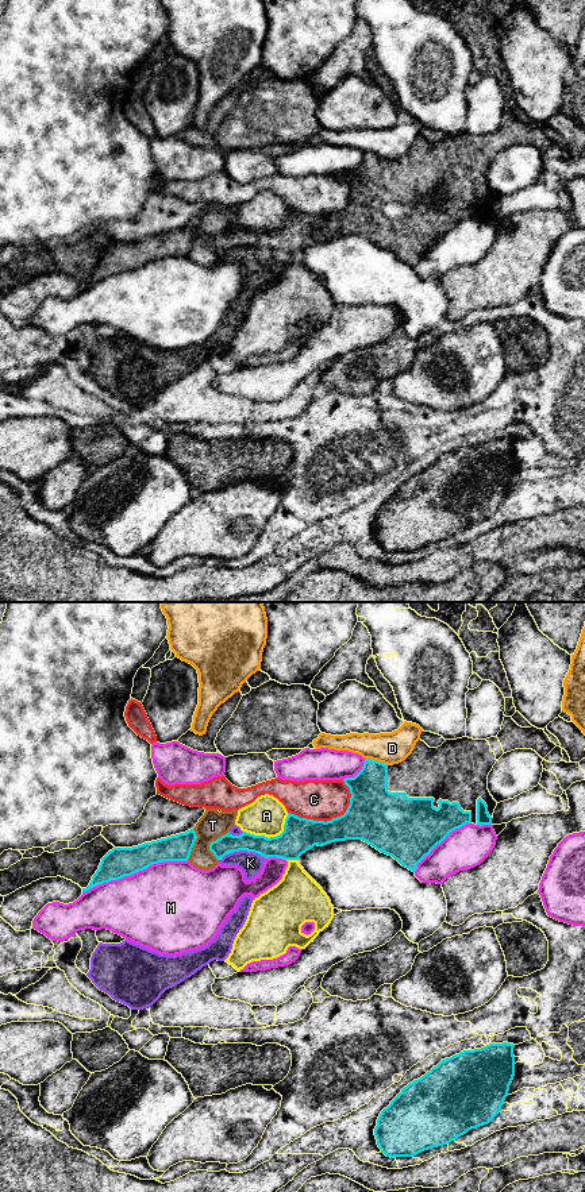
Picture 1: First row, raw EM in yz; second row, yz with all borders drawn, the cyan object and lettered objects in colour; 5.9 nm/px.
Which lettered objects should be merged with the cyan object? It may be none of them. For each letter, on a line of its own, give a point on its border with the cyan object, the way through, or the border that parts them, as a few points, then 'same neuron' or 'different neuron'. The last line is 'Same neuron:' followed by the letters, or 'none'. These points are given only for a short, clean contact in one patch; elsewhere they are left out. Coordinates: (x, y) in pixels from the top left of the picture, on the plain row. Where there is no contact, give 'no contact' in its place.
A: meets cyan in yz at (272, 232); different neuron
C: meets cyan in yz at (327, 216); different neuron
D: meets cyan in yz at (376, 155); different neuron
K: meets cyan in yz at (242, 245); border along yz (265, 253), (253, 247), (233, 246), (219, 255); different neuron
M: meets cyan in yz at (134, 267); different neuron
T: meets cyan in yz at (211, 238); border along yz (229, 226), (210, 239), (210, 246), (218, 255); different neuron
Same neuron: none

